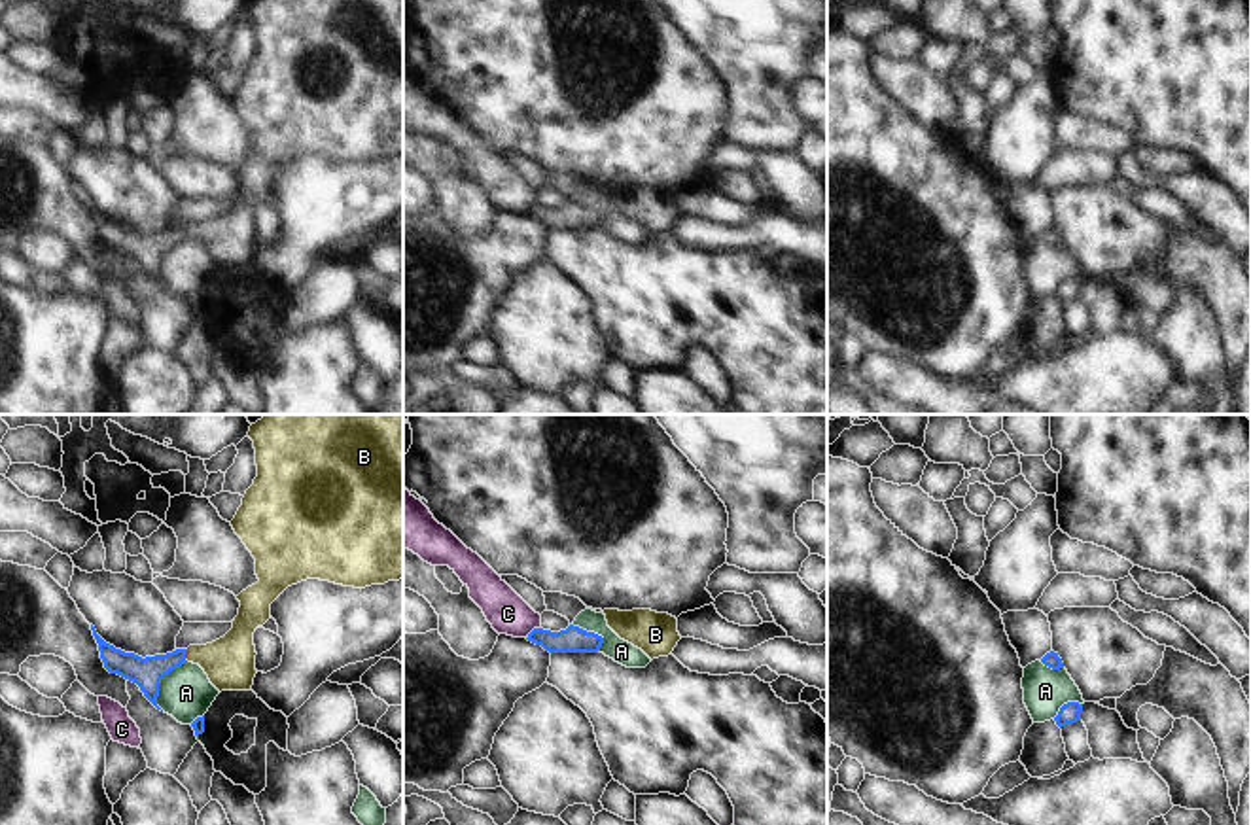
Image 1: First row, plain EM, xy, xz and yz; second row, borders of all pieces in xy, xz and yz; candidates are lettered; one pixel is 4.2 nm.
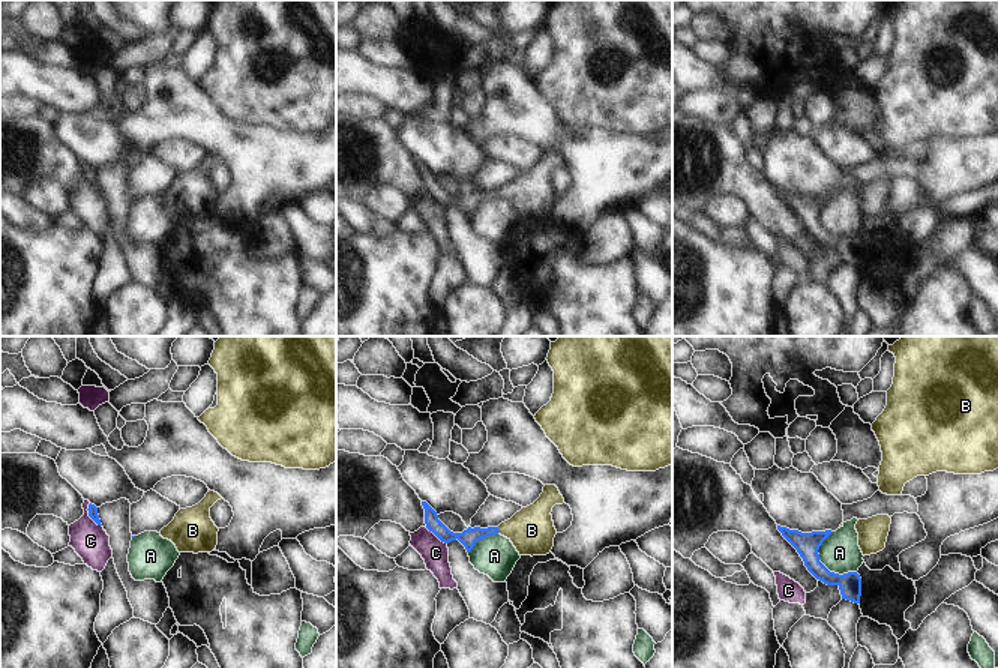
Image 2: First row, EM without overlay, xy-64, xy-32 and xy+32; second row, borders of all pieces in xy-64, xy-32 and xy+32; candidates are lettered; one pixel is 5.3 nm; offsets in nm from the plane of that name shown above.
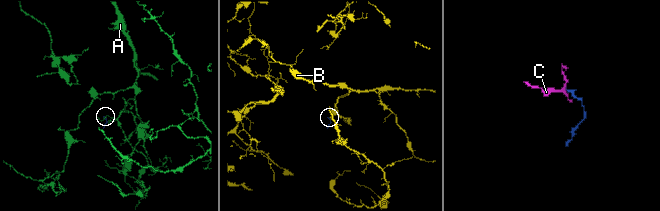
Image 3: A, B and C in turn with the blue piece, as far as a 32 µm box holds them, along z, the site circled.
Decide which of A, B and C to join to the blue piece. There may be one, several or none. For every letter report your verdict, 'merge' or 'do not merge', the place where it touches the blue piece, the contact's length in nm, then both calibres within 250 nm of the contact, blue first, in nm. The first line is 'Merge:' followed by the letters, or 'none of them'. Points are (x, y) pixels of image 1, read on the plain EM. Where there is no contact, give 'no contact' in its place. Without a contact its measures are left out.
Merge: B
A: do not merge; meets blue in xy at (159, 260); contact 240 nm long; 130 nm thick on the blue side, 220 nm on the other
B: merge; meets blue in xy at (184, 231); contact 60 nm long; 130 nm thick on the blue side, 220 nm on the other
C: do not merge; meets blue in xz at (530, 209); contact 80 nm long; 110 nm thick on the blue side, 170 nm on the other

